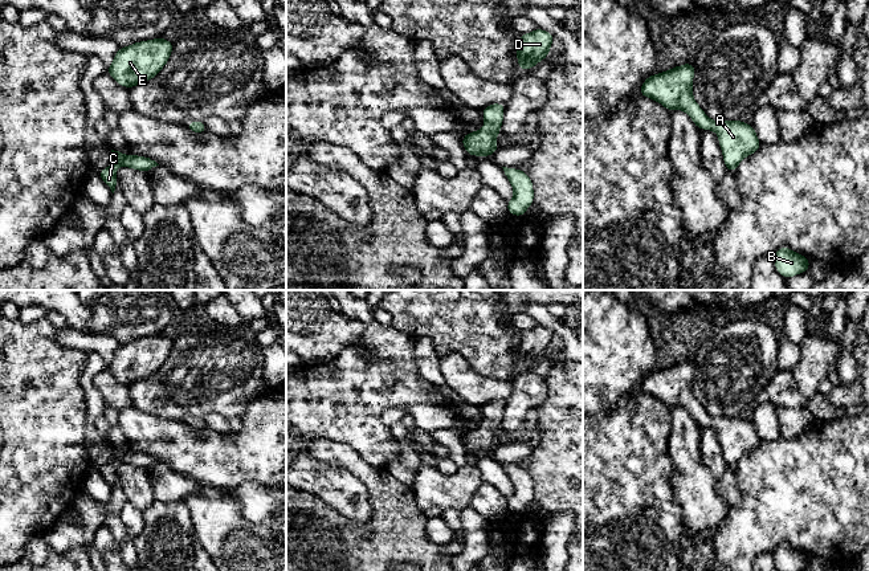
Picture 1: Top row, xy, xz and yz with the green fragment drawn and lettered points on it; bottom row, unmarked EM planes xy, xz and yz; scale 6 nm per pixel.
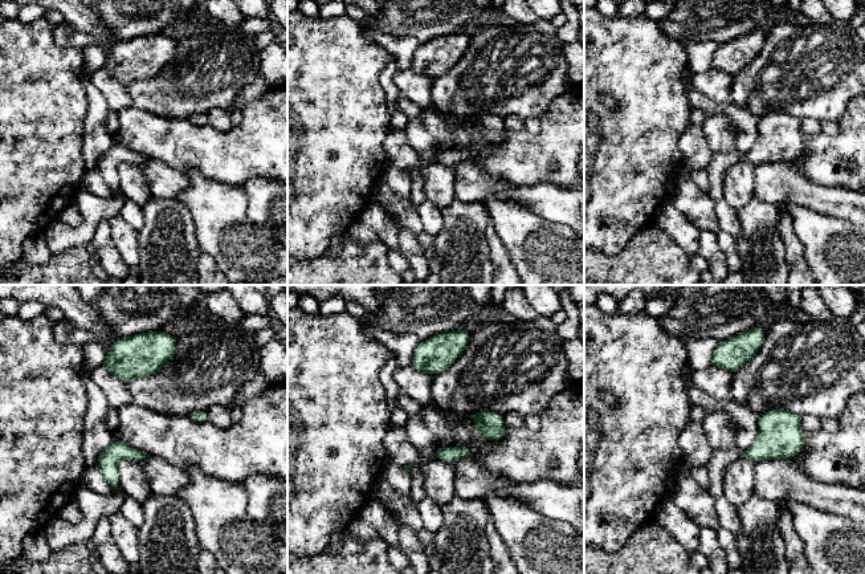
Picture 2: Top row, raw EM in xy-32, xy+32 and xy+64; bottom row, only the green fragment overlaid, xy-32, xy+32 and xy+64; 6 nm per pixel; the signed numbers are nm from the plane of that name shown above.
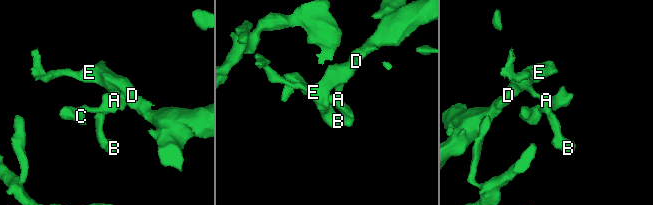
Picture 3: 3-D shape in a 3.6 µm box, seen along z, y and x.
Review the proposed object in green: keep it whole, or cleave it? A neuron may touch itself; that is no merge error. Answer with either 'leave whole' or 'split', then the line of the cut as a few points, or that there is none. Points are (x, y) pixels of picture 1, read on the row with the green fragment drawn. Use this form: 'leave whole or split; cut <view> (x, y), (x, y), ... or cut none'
leave whole; cut none

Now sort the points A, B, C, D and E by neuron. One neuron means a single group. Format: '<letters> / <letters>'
A B C D E

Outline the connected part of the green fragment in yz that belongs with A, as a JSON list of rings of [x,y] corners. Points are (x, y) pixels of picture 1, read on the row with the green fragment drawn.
[[[684,64],[649,76],[639,93],[661,103],[669,111],[682,110],[699,130],[715,131],[729,171],[737,172],[739,163],[756,152],[762,143],[752,125],[741,119],[713,121],[693,97],[694,64]]]

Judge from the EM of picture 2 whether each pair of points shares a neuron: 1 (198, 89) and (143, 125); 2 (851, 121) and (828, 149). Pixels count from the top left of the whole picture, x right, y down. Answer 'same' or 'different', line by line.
1: different
2: same

